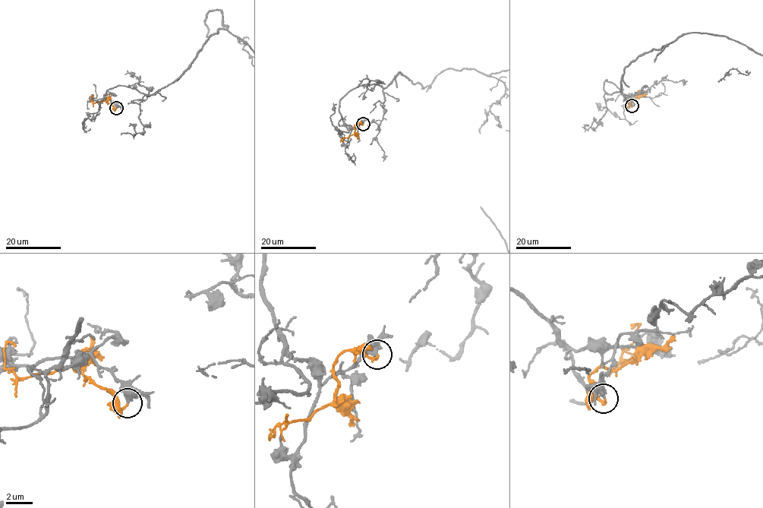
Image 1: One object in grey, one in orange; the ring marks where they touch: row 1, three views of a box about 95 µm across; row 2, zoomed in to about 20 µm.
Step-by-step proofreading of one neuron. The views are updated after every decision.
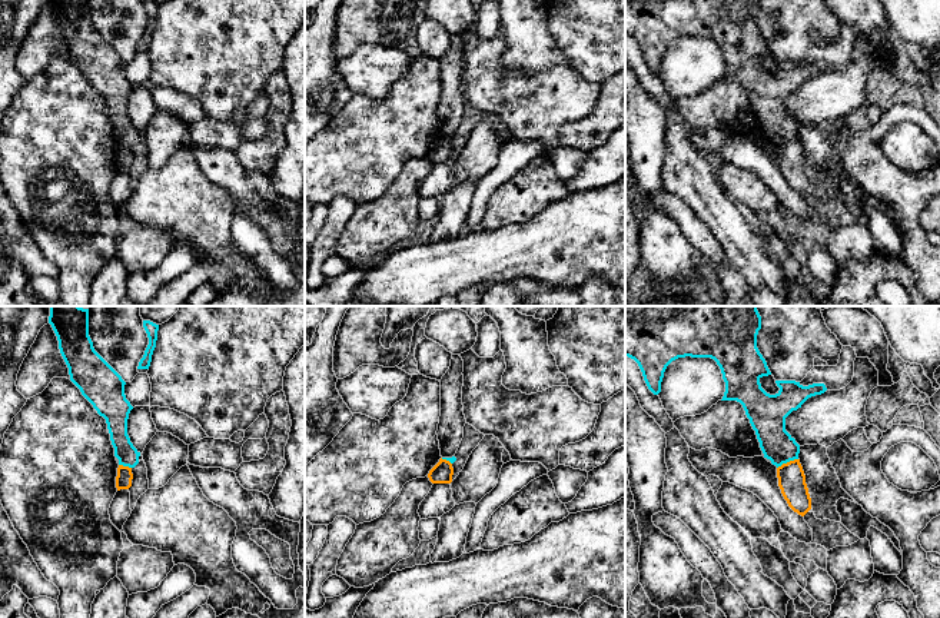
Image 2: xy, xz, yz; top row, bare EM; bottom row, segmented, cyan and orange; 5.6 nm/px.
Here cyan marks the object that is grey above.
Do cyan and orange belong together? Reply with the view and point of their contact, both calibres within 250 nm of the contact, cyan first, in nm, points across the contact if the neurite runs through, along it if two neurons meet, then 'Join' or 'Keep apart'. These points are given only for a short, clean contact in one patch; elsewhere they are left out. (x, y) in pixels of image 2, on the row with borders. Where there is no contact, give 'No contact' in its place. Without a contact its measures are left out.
Touches cyan at yz (787, 461). Thickness 190 nm (cyan) against 160 nm. Boundary: yz (797, 458), (783, 462), (777, 468). Keep apart

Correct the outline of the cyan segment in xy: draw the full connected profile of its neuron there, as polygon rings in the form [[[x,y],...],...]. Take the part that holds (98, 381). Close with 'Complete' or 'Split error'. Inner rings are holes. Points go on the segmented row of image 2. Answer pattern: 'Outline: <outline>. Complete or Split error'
Outline: [[[50,306],[49,323],[57,336],[70,381],[106,419],[119,465],[134,468],[140,452],[127,435],[127,419],[133,406],[124,395],[126,382],[93,348],[89,309]]]. Complete

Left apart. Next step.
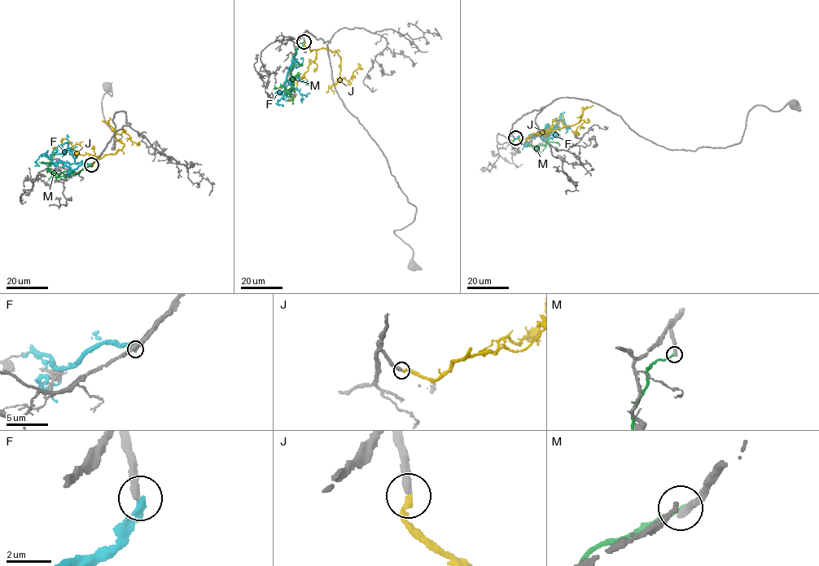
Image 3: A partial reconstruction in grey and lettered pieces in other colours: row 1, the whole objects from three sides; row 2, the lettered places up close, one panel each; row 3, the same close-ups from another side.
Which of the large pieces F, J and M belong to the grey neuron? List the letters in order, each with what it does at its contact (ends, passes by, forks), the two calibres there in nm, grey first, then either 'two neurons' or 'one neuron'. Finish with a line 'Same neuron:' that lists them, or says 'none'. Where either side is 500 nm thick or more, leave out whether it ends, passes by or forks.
F: it ends; calibres 340 and 360 nm; two neurons
J: it ends; calibres 320 and 240 nm; one neuron
M: it ends; calibres 360 and 180 nm; two neurons
Same neuron: J

